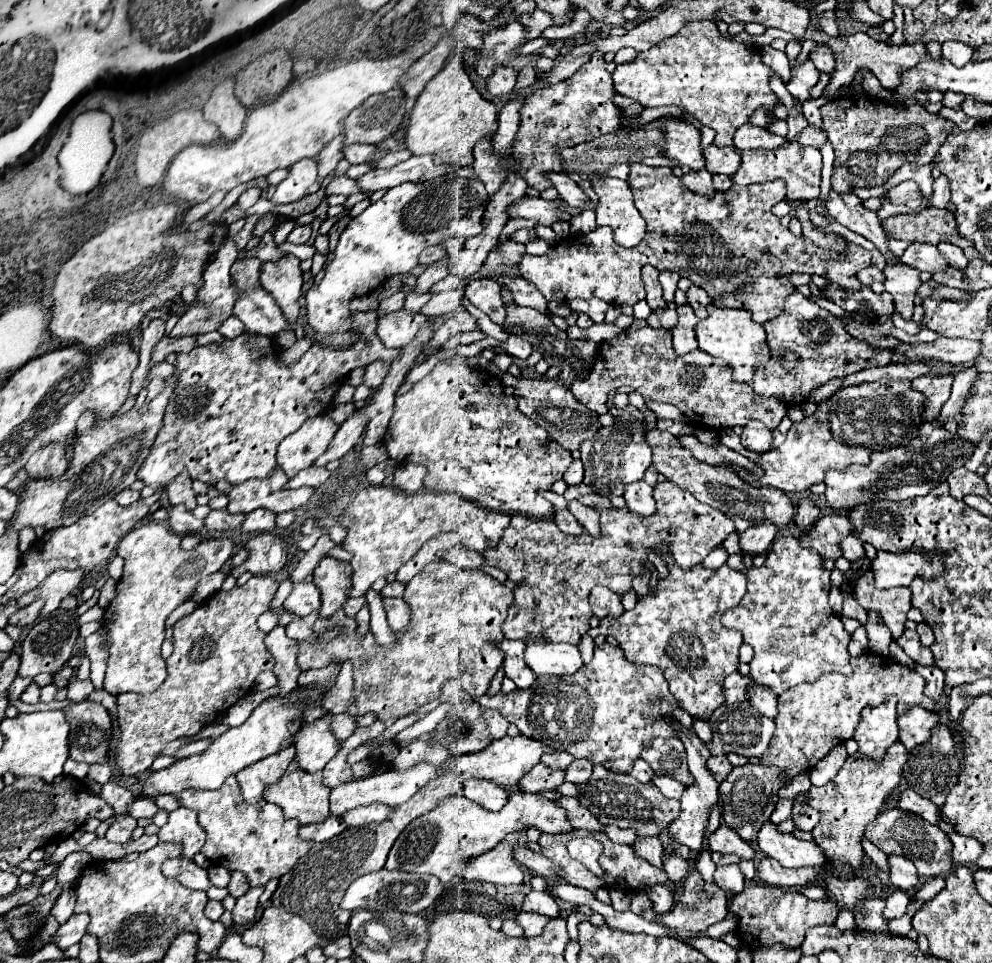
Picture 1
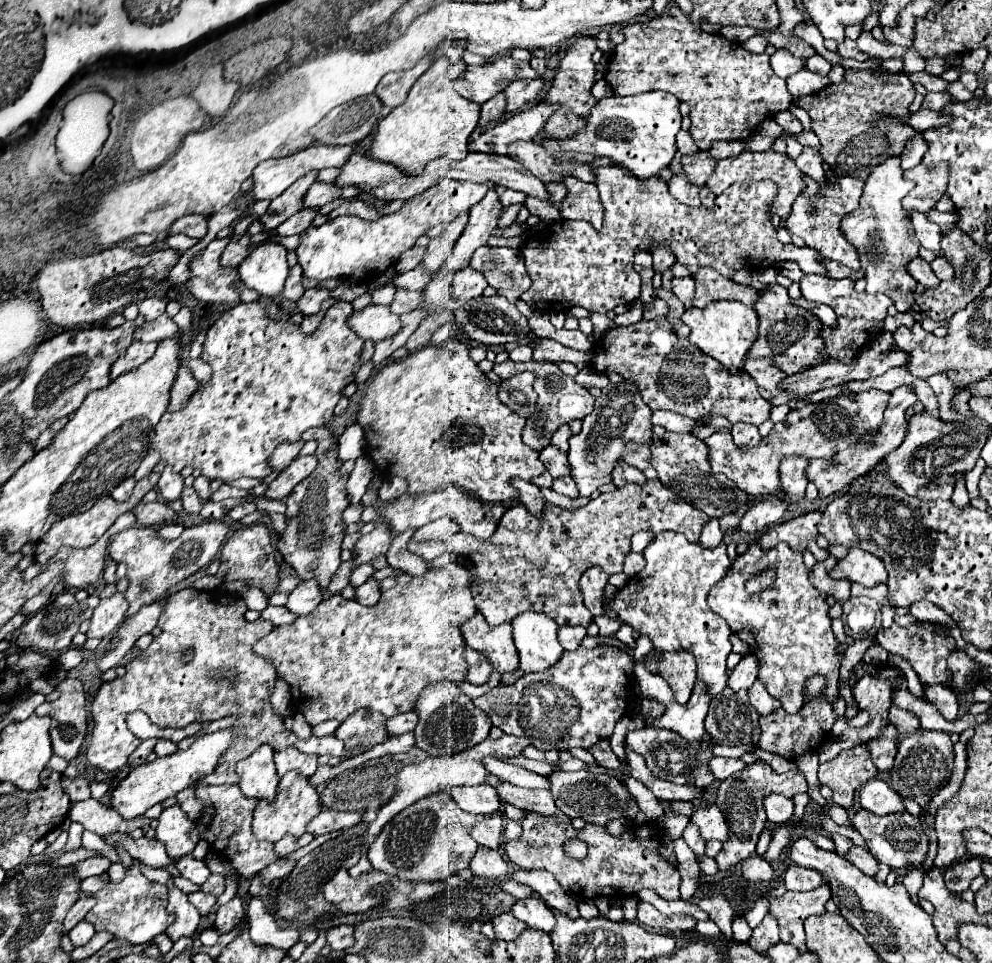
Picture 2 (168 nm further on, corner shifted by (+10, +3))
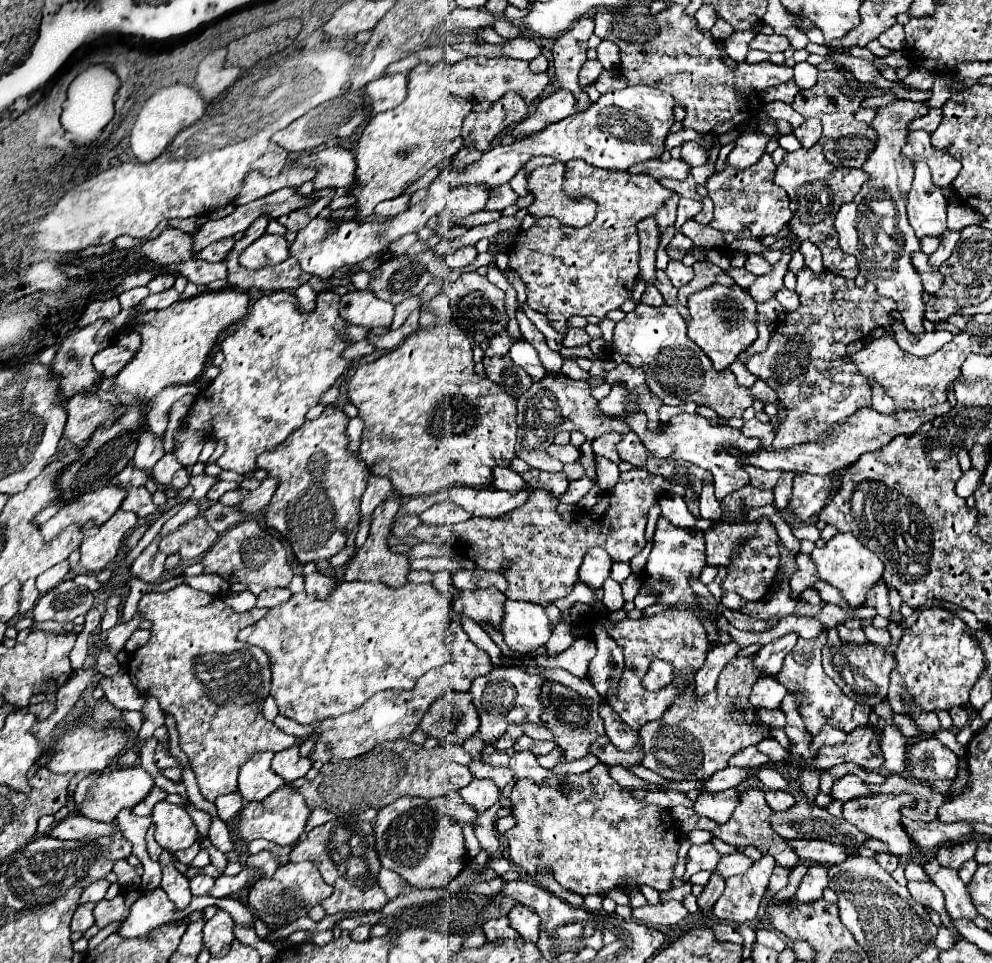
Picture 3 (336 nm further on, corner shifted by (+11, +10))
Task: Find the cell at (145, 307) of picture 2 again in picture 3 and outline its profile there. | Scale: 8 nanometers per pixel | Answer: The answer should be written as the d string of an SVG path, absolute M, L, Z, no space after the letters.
M160 274L160 276L156 276L154 280L148 282L148 288L150 288L152 294L164 292L164 290L168 290L168 288L174 286L174 280L176 280L176 276L172 276L172 274Z

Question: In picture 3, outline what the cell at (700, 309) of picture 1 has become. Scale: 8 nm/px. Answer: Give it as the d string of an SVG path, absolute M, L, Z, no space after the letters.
M670 260L668 268L666 268L666 276L670 278L670 282L674 284L674 288L682 288L692 280L692 268L686 268L680 260Z

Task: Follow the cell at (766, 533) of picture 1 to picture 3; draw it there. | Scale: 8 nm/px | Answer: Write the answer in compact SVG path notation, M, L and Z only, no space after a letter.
M782 472L778 484L774 486L774 498L776 498L774 504L776 504L780 510L784 510L784 508L788 506L788 500L790 500L790 496L792 496L792 480L794 480L796 476L798 476L796 472Z

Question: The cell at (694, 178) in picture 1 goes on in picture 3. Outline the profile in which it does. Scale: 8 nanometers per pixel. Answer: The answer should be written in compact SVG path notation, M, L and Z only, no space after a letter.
M692 176L684 178L684 180L668 180L668 178L664 178L664 180L660 180L660 184L666 186L666 188L670 188L670 190L674 190L676 194L680 194L684 198L692 198L692 200L700 200L702 198L696 192L696 182L692 180Z

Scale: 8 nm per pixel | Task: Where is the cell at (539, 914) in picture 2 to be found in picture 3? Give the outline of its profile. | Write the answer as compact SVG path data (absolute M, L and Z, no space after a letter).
M516 904L510 914L508 914L510 926L526 940L536 944L538 940L538 932L540 932L540 918L536 916L536 912L528 912L528 908L524 908L522 904Z

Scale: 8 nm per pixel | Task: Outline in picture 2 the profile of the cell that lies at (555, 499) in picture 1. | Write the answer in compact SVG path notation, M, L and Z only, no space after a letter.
M515 479L513 485L521 491L519 495L519 501L537 517L537 519L543 519L543 509L545 509L545 497L541 493L541 489L529 481L523 481L523 479Z

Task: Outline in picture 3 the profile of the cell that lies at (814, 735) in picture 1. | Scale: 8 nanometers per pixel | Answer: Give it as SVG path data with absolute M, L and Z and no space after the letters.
M760 708L760 710L756 710L756 716L768 728L784 728L784 714L780 712L780 708L776 708L776 710Z

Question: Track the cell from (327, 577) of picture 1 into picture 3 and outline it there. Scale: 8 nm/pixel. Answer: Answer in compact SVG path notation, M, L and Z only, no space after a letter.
M330 404L316 420L308 420L284 440L284 444L260 454L256 468L266 470L268 478L278 478L278 488L266 508L266 524L278 530L290 544L300 562L328 560L338 554L348 534L360 520L360 498L366 490L370 472L350 452L346 426L350 418L342 408Z

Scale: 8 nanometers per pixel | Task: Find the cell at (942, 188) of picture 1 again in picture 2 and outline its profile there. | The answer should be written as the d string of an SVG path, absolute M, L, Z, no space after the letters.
M931 209L931 211L927 211L927 217L929 217L933 223L937 223L943 231L945 231L945 229L951 229L951 225L957 223L957 213L955 213L955 211L941 212Z

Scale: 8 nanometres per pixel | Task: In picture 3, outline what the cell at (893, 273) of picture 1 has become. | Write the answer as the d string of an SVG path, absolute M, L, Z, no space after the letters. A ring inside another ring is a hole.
M898 100L876 110L876 118L870 122L870 128L874 128L878 142L862 166L862 170L870 174L870 180L864 184L860 194L850 204L844 204L840 208L834 222L840 236L840 248L846 254L856 256L860 272L876 284L880 296L892 298L898 304L902 322L914 338L920 338L926 332L922 326L926 318L926 308L922 302L924 290L920 284L920 276L916 276L910 262L910 254L920 250L920 242L914 236L912 226L908 224L902 198L902 192L908 190L912 184L912 166L904 164L902 146L906 140L908 124L924 114L928 114L926 104L908 100ZM882 210L888 210L890 216L880 214Z

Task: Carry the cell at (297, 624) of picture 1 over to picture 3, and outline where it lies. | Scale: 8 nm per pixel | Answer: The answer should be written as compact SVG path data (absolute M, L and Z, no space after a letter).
M266 588L264 592L260 592L256 598L256 608L274 608L278 604L288 602L292 596L292 592L288 588Z

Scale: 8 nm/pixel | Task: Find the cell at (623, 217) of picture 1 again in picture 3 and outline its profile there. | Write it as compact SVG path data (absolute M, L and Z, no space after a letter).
M554 162L552 166L540 166L528 176L528 192L534 196L534 202L526 208L526 212L532 218L558 218L564 226L574 226L580 228L594 220L596 214L596 204L592 200L568 200L562 192L562 176L564 176L564 164Z

